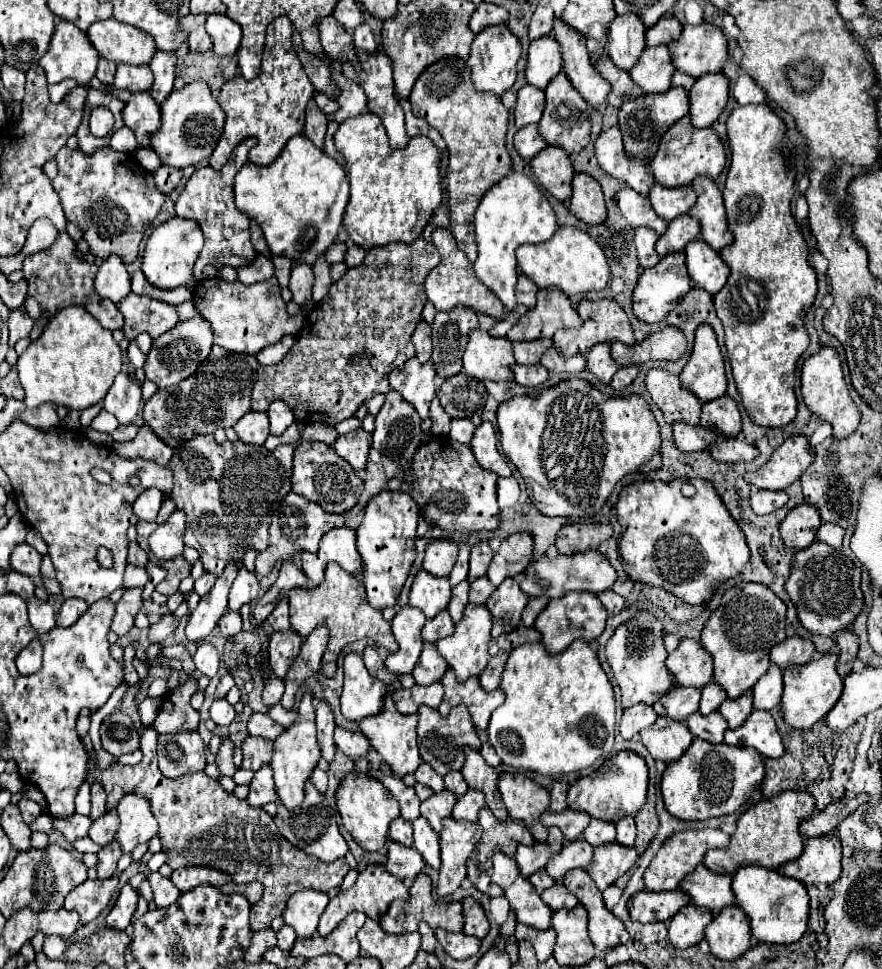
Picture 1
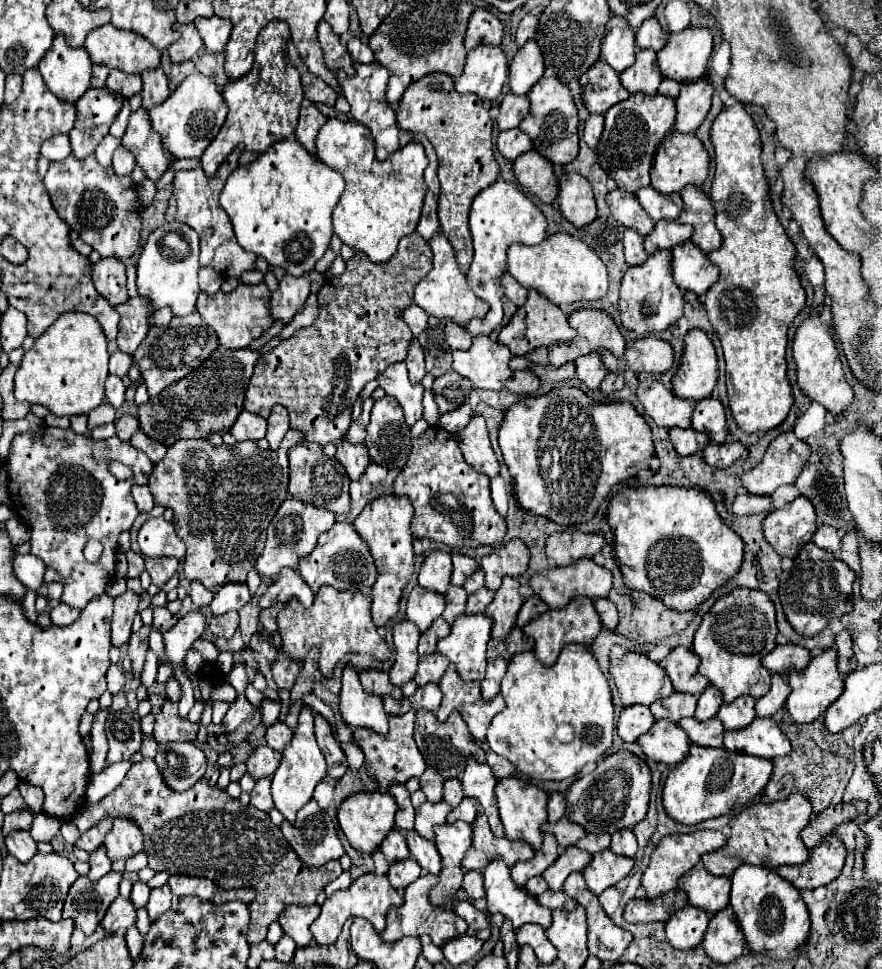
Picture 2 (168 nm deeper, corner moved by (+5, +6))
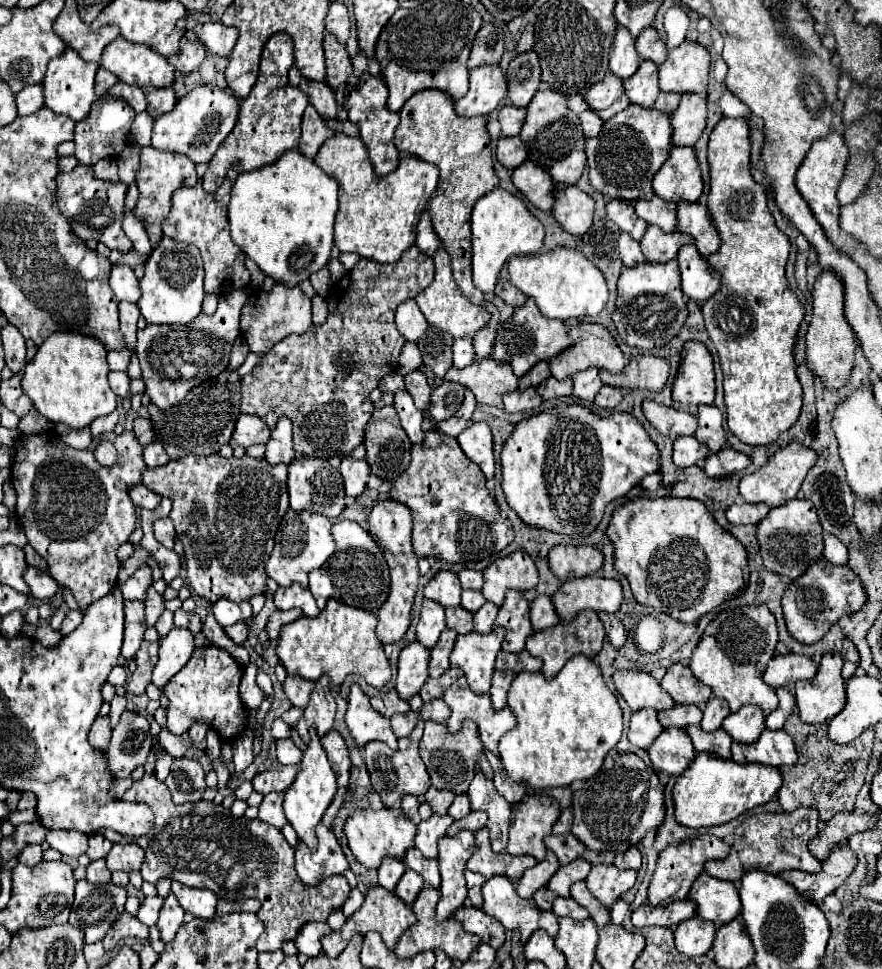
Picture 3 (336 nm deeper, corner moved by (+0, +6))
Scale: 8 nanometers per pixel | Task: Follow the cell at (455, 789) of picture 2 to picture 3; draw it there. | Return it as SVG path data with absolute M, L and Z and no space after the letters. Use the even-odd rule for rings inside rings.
M466 794L456 796L454 802L452 802L452 806L450 806L450 810L448 810L448 814L450 814L454 820L464 818L468 812L470 812L470 804L468 804L468 796L466 796Z

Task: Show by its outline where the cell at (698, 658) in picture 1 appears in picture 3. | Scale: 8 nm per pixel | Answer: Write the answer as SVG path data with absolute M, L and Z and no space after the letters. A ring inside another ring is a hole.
M676 662L674 666L668 668L666 676L660 680L660 686L664 692L668 692L672 696L672 700L676 704L702 706L712 696L710 688L706 688L702 682L698 682L694 678L694 674L690 672L690 668L680 662Z

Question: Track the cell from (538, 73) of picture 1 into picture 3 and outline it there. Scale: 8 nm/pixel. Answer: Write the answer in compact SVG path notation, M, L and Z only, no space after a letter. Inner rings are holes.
M534 50L518 54L506 70L506 80L510 104L516 108L526 108L540 86L538 54Z

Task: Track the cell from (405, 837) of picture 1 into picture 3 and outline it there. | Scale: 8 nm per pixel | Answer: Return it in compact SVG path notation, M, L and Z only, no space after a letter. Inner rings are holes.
M386 858L382 860L380 868L378 868L378 884L390 892L394 892L398 880L402 878L402 874L406 872L404 864L400 860L394 860L394 858Z

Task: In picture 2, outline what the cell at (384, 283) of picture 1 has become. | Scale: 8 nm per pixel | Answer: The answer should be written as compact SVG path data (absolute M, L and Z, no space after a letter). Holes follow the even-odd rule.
M417 232L405 236L399 242L399 250L385 264L371 262L363 252L355 252L355 256L347 262L347 268L341 276L329 278L317 298L319 298L319 316L317 320L297 330L291 338L281 340L279 346L259 356L255 364L255 372L251 376L247 394L245 394L245 410L259 414L263 418L269 416L275 404L281 404L289 410L291 428L303 430L307 434L307 442L329 444L345 438L345 432L351 424L351 408L357 400L359 392L367 382L375 380L389 364L403 362L407 356L407 344L413 338L411 328L401 318L401 312L413 304L413 290L417 282L433 268L433 254L425 238Z

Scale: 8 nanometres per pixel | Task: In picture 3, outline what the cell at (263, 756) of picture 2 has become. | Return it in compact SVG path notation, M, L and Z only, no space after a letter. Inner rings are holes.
M278 766L278 770L266 770L254 776L252 786L258 794L266 796L270 792L286 792L298 774L298 766Z

